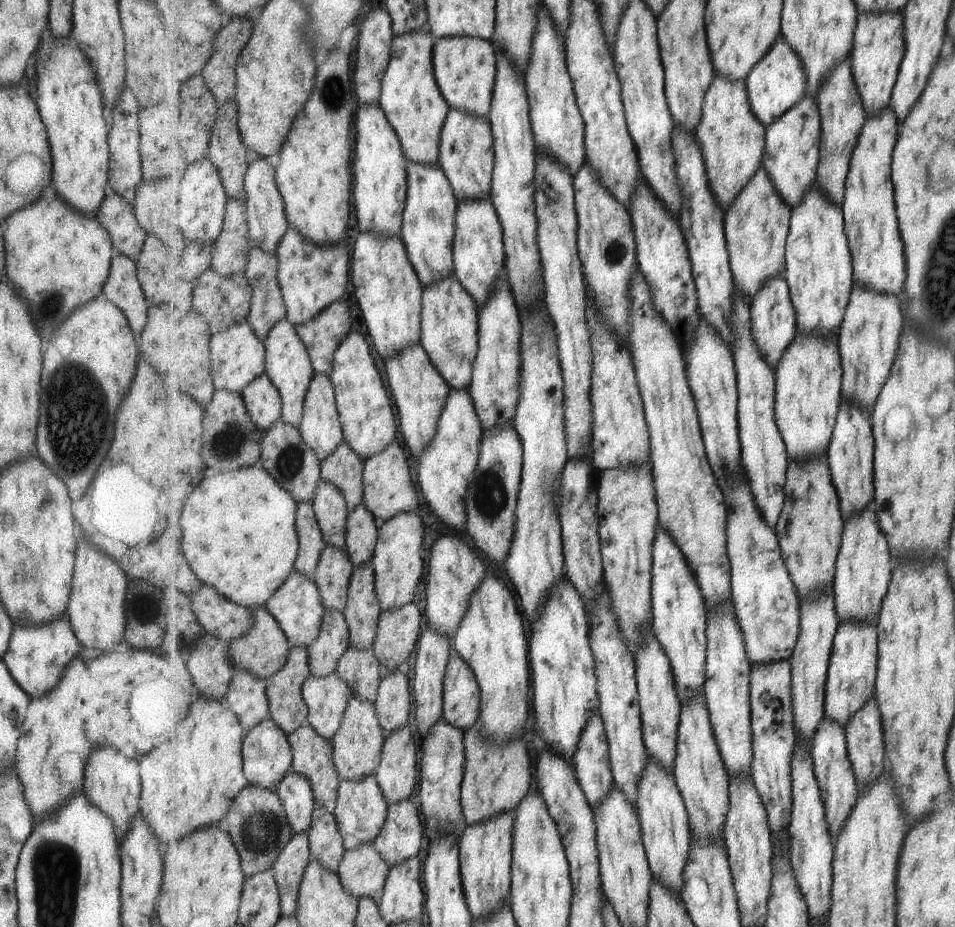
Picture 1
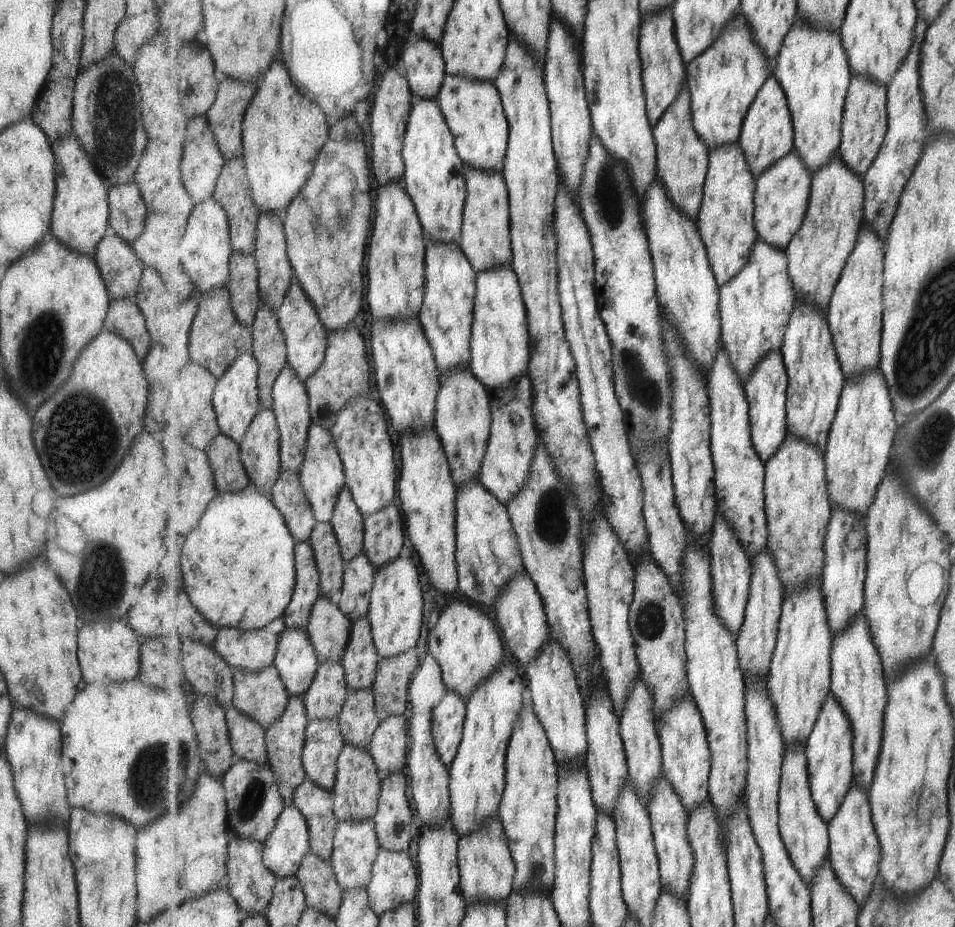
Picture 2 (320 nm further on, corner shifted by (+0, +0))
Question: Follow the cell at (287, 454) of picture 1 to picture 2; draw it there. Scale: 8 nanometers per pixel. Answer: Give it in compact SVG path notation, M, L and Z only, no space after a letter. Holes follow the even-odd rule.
M282 470L272 490L272 501L286 518L288 529L299 543L308 541L318 522L303 488L300 474Z

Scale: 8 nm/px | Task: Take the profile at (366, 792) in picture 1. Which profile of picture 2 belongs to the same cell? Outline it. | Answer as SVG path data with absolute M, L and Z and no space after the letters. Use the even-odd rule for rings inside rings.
M373 819L338 823L337 834L334 838L334 852L329 863L332 865L337 882L344 892L369 886L372 870L381 849L382 846L378 841L376 824Z

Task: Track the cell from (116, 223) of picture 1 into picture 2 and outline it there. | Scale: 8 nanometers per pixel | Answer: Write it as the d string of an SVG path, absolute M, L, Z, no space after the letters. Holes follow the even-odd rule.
M108 232L95 245L95 252L91 255L96 262L101 278L103 279L105 290L110 301L118 301L125 297L133 298L137 292L140 276L142 273L142 265L135 256L131 245L123 242L117 235Z

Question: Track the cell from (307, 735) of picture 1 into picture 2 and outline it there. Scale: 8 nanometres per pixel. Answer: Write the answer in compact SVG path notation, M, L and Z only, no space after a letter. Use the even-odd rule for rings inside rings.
M308 778L296 789L294 805L306 818L310 830L310 852L329 863L339 823L334 811L333 794Z

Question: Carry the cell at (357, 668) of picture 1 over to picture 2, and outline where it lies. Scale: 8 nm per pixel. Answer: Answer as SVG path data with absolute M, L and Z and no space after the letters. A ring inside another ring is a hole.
M374 691L351 692L337 721L347 745L369 750L372 738L381 723L376 711Z

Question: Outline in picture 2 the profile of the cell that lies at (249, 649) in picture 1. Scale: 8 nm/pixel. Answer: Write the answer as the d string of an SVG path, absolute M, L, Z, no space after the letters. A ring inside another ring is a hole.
M275 665L259 673L233 670L233 706L269 730L286 712L291 697L280 672Z

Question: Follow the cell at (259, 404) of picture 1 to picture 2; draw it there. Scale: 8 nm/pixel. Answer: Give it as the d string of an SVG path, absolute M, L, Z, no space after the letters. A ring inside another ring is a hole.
M261 409L240 449L251 484L267 496L271 496L275 483L282 476L280 446L280 428L275 411Z

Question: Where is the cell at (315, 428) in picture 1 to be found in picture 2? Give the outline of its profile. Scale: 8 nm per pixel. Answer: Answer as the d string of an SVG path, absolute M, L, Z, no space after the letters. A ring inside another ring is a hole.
M314 421L310 428L306 462L301 469L300 479L317 522L331 523L338 498L342 494L342 490L346 488L346 474L331 431L315 425Z

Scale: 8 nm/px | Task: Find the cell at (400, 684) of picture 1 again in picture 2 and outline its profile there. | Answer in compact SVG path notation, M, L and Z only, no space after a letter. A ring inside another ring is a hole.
M401 715L386 718L372 738L368 751L382 777L407 769L407 721Z

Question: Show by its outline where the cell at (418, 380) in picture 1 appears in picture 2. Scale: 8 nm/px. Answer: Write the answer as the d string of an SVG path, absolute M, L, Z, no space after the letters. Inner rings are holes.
M434 426L431 429L412 435L401 435L400 450L401 471L399 479L399 499L400 508L403 509L404 518L407 521L407 532L410 537L410 547L418 555L418 560L425 570L428 580L435 588L441 592L441 603L445 598L443 594L453 594L458 590L459 573L456 553L458 552L457 544L457 522L458 522L458 488L454 483L451 474L449 459L443 443L437 434Z

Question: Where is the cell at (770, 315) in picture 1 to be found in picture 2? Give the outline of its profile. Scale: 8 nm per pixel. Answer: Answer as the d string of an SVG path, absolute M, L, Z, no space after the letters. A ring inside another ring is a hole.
M782 351L769 353L758 364L749 381L746 382L746 395L750 403L752 438L759 458L767 464L784 445L787 438L787 392L790 386L788 372Z

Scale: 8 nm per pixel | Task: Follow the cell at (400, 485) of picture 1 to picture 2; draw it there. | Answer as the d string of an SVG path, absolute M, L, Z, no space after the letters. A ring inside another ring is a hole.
M395 501L387 508L365 518L364 552L375 568L396 561L405 546L404 518L395 508Z

